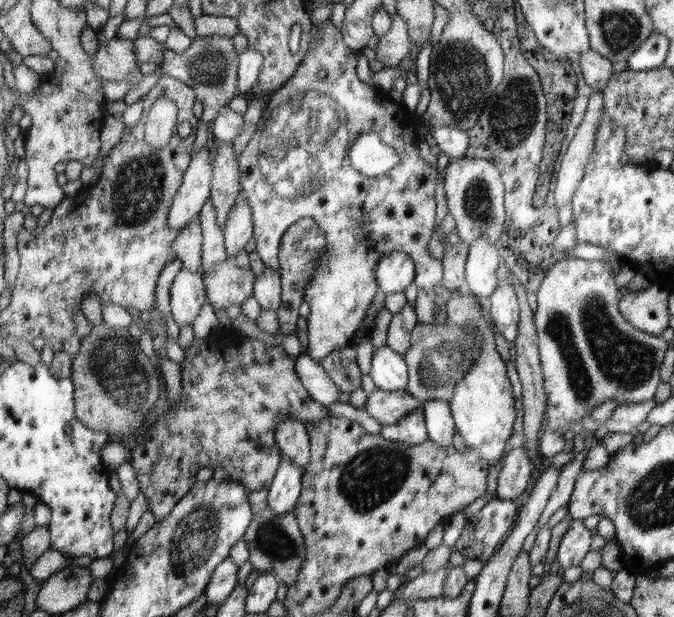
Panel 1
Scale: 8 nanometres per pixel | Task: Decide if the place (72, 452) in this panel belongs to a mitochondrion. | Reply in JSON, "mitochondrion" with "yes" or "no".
{"mitochondrion":"no"}

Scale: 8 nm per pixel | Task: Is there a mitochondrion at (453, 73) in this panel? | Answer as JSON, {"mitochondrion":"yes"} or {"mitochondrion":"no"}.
{"mitochondrion":"yes"}

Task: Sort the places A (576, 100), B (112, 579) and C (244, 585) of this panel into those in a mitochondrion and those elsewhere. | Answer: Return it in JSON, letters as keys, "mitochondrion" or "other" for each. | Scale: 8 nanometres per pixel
{"A":"other","B":"other","C":"other"}

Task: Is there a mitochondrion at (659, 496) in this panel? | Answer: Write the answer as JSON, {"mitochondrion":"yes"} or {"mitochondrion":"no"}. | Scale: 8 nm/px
{"mitochondrion":"yes"}

